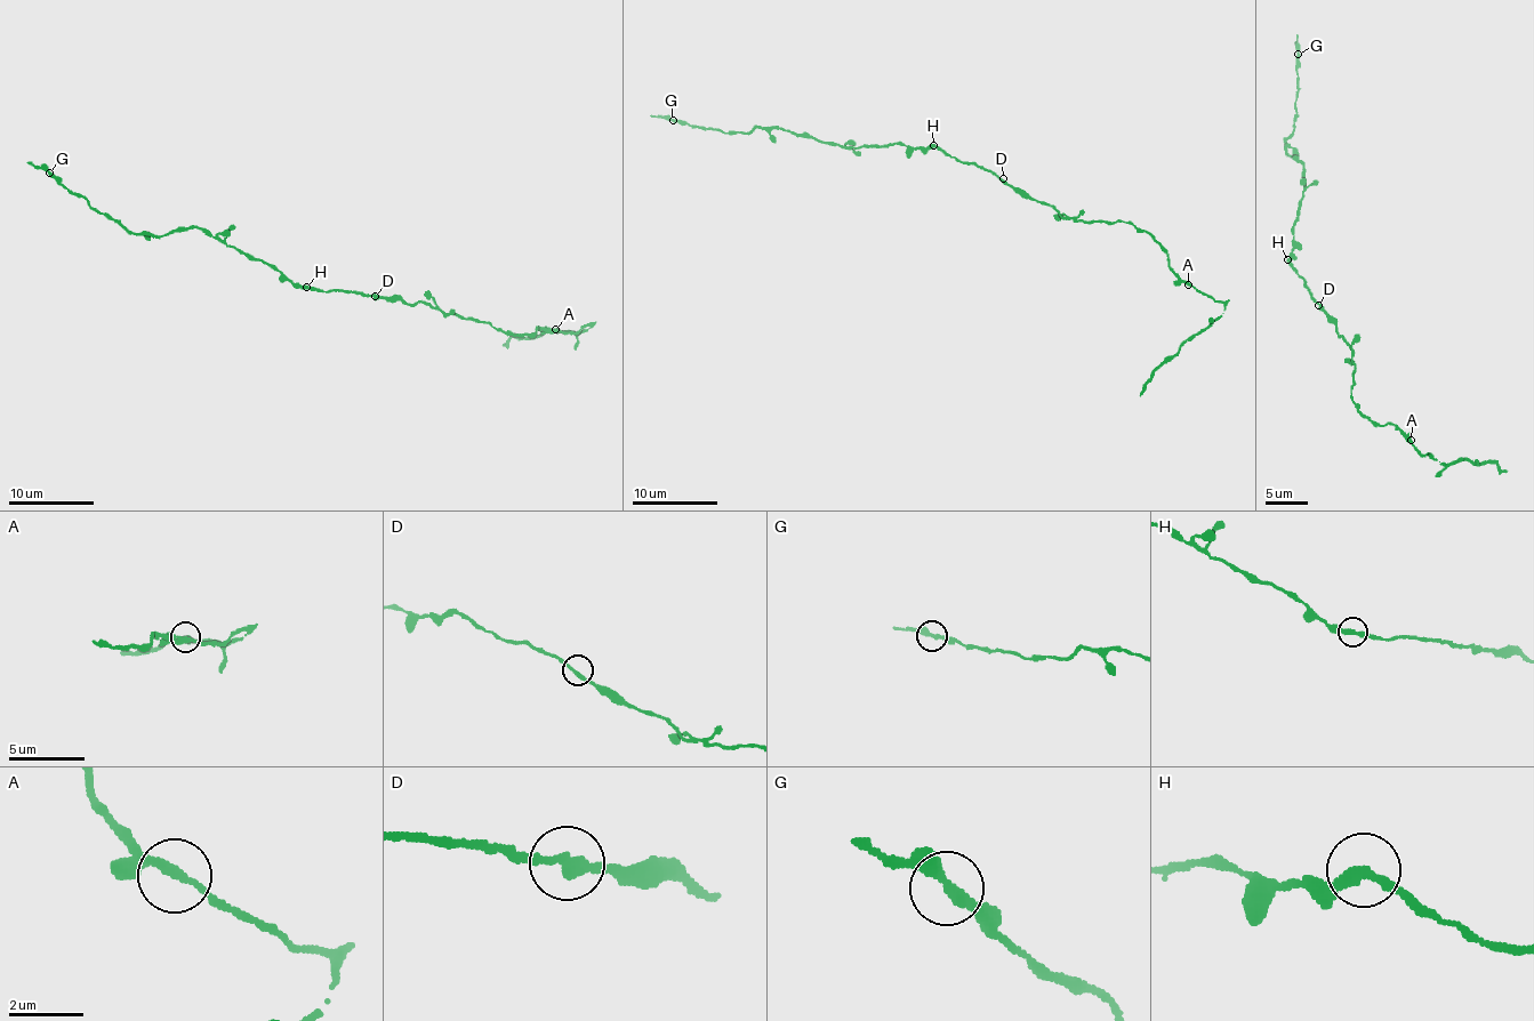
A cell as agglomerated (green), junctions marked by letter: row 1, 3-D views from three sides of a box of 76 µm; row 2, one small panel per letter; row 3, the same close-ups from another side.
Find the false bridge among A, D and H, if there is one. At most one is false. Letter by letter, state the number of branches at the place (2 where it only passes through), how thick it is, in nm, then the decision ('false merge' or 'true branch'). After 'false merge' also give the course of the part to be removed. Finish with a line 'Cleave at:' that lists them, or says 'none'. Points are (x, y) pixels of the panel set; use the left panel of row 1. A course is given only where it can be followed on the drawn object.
A: branches 2; calibre 280 nm; true branch
D: branches 2; calibre 280 nm; true branch
H: branches 2; calibre 280 nm; false merge; course (307, 288), (292, 284), (266, 263), (249, 260), (200, 228), (155, 235), (128, 232), (27, 161)
Cleave at: H

